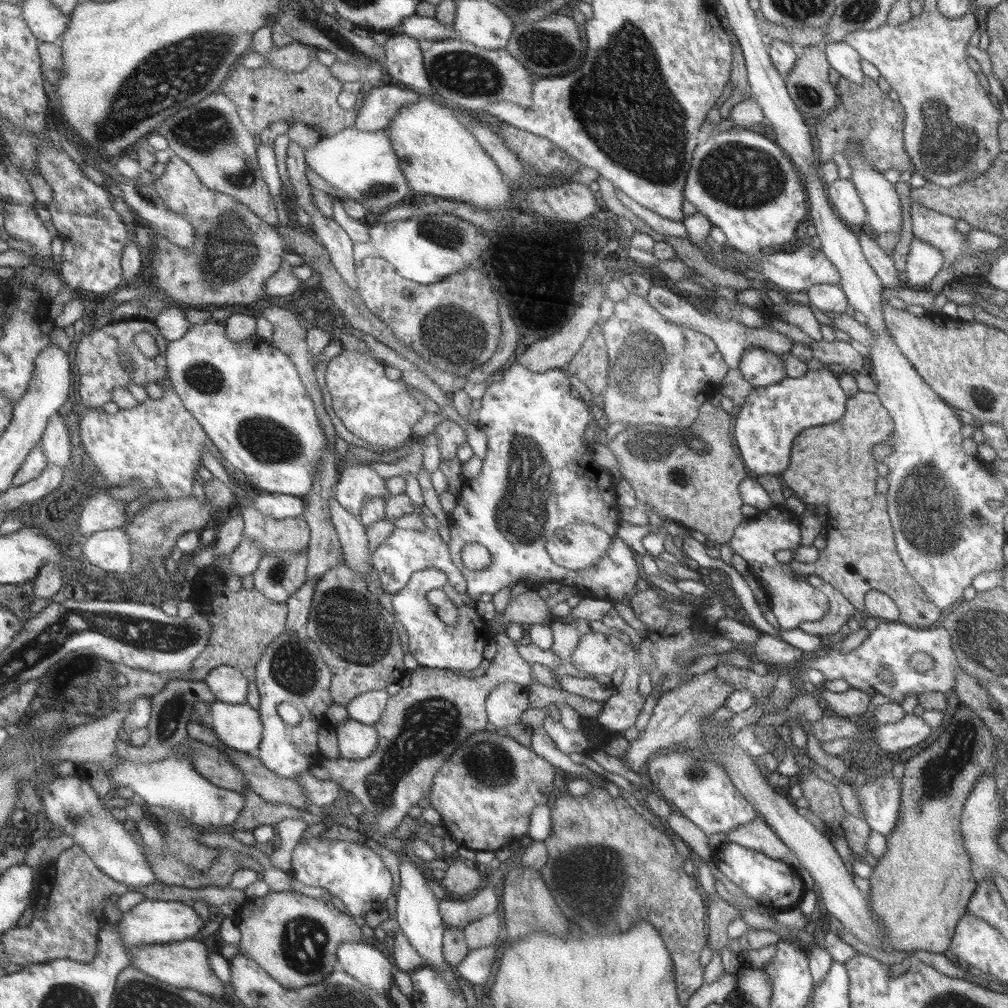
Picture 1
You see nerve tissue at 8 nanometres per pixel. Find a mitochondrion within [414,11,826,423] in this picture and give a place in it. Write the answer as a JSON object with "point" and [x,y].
{"point":[642,127]}

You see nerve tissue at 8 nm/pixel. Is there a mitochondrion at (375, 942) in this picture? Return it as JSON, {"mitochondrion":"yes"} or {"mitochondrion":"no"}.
{"mitochondrion":"no"}

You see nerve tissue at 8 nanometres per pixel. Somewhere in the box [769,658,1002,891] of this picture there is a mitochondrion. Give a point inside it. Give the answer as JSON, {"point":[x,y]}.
{"point":[937,779]}

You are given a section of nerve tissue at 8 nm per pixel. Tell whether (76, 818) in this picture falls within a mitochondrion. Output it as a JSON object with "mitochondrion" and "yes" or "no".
{"mitochondrion":"yes"}

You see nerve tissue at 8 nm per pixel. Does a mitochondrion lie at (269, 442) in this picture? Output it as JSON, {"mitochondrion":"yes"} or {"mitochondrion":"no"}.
{"mitochondrion":"yes"}

